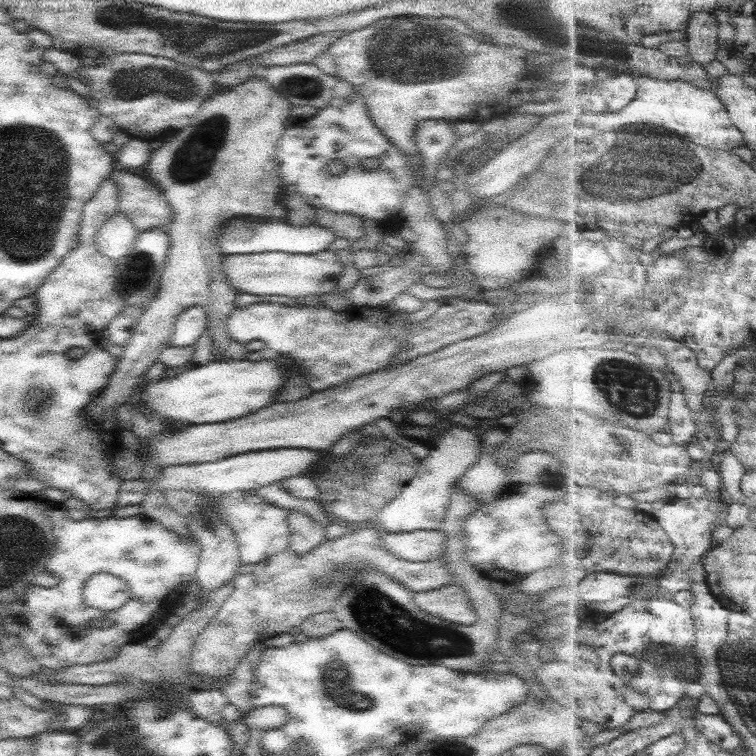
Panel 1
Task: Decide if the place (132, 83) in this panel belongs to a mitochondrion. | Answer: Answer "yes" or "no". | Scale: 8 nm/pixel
yes

